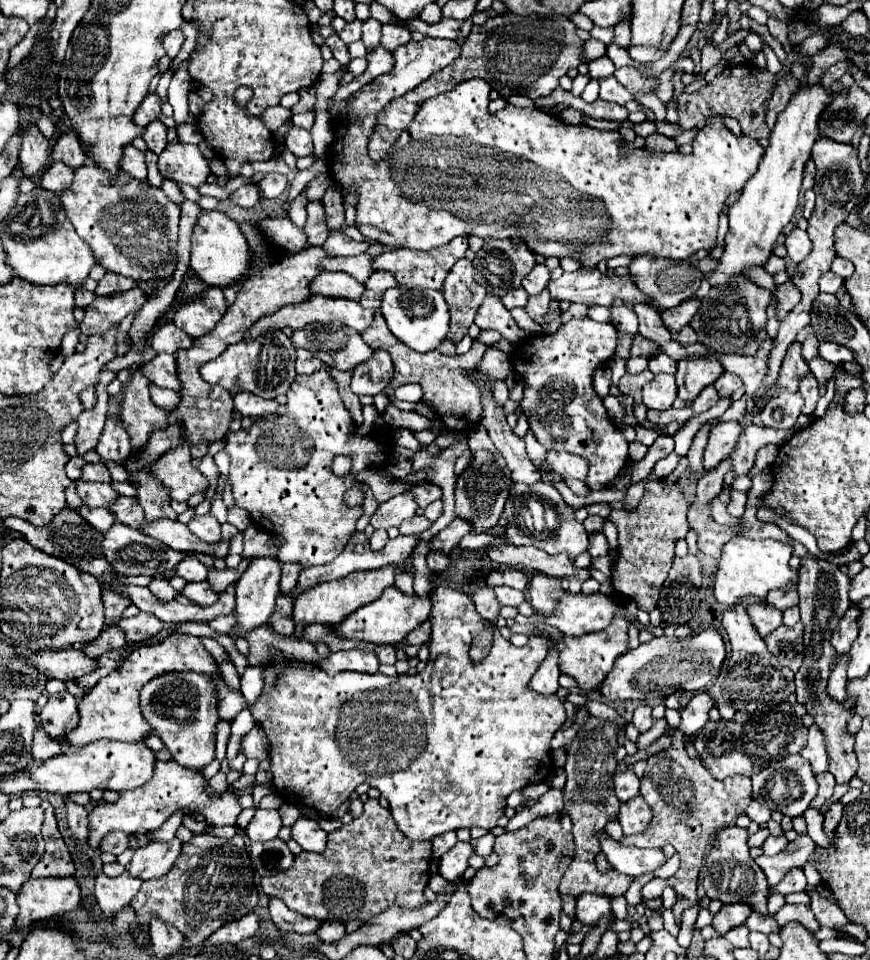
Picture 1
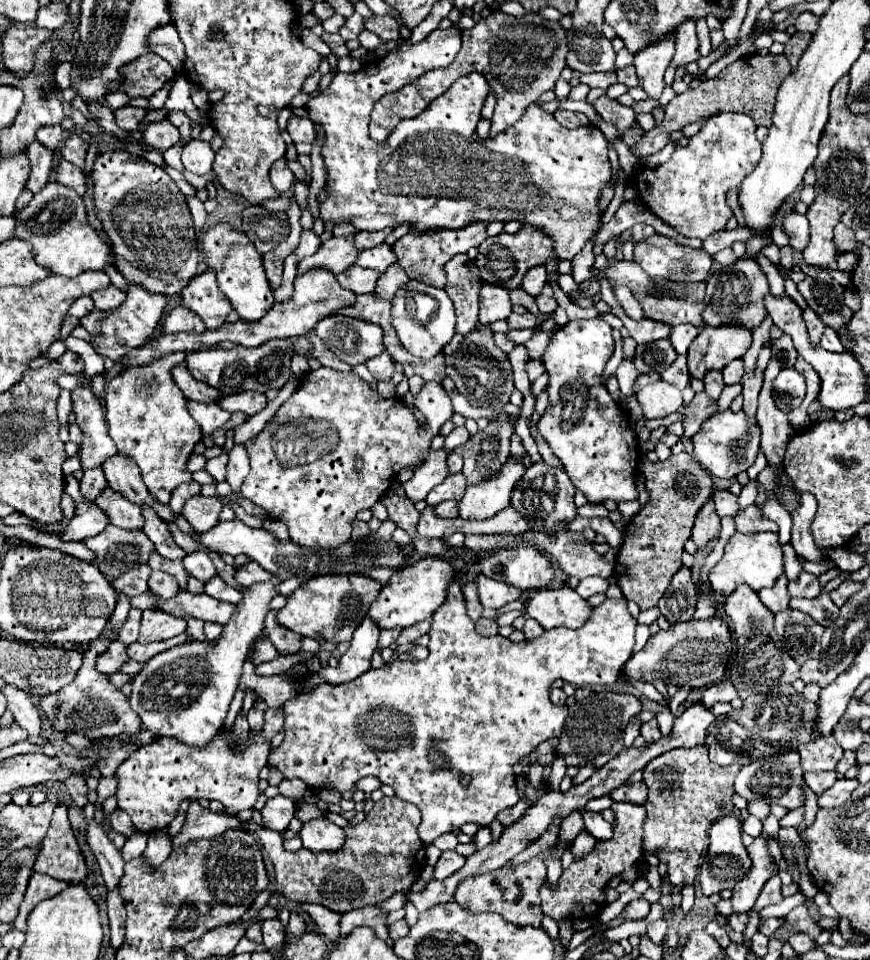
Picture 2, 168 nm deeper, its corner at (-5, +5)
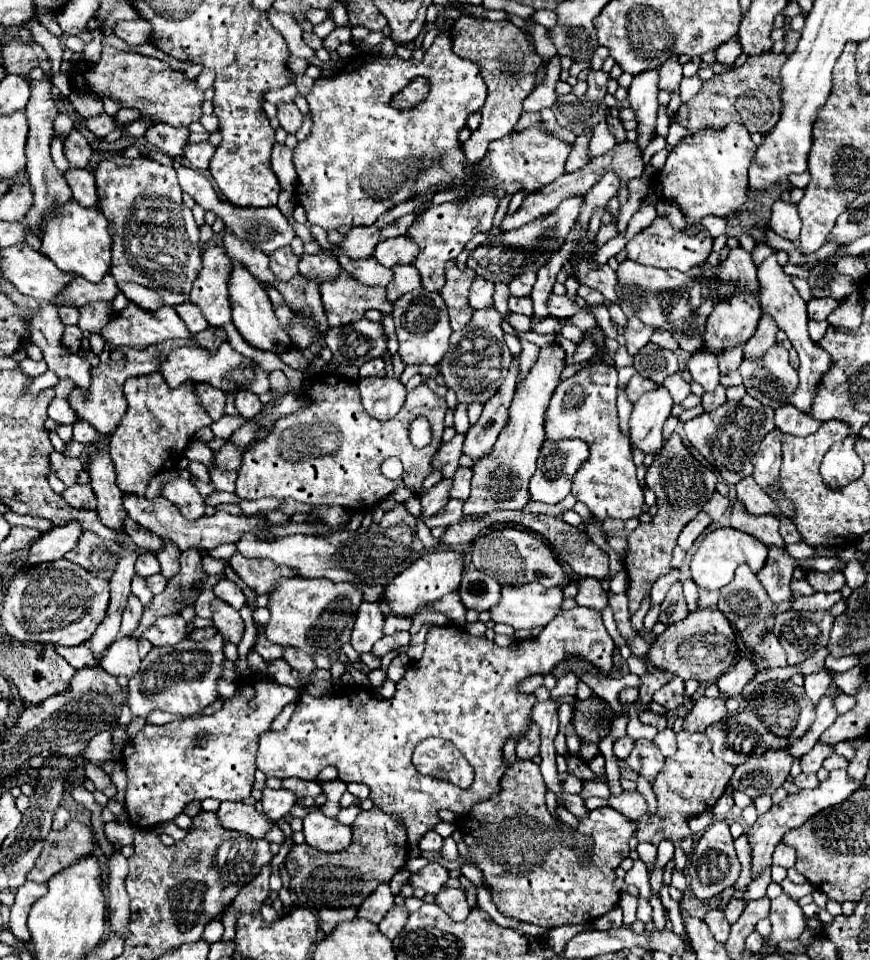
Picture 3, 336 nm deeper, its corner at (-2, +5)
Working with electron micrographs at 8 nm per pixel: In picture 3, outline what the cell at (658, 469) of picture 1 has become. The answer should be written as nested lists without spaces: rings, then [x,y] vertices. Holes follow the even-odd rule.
[[[624,392],[618,394],[618,414],[620,414],[620,430],[630,436],[630,430],[628,430],[628,420],[630,420],[630,414],[632,414],[632,402],[626,398]]]

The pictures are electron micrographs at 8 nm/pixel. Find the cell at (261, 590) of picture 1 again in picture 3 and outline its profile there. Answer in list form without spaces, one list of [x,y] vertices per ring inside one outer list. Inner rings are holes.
[[[216,634],[208,640],[194,642],[190,638],[174,644],[152,648],[140,670],[130,678],[126,690],[126,704],[134,716],[148,716],[154,710],[178,714],[180,718],[202,716],[202,710],[218,700],[218,680],[224,670],[226,638]]]

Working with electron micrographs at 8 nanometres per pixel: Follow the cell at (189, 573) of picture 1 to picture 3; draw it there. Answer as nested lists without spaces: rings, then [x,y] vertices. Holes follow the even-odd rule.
[[[208,554],[202,558],[202,568],[204,568],[206,576],[212,576],[212,574],[222,574],[224,566],[226,566],[226,560],[212,558],[212,556],[208,556]]]

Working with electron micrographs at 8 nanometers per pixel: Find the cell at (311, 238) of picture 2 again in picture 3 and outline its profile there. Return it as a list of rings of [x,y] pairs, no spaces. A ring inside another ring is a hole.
[[[284,246],[270,254],[270,268],[280,280],[290,280],[298,274],[298,264],[302,256],[296,256],[290,246]]]

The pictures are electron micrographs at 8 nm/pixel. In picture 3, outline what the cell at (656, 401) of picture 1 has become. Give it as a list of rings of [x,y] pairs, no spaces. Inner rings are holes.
[[[666,388],[646,392],[634,404],[630,416],[630,442],[650,454],[662,448],[662,426],[670,416],[674,400]]]

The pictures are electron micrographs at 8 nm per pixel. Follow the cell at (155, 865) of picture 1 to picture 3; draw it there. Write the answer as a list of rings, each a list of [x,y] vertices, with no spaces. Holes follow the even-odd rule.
[[[222,802],[216,814],[222,828],[244,832],[252,838],[264,838],[264,834],[270,830],[270,824],[272,824],[266,816],[256,812],[256,808],[250,804]]]

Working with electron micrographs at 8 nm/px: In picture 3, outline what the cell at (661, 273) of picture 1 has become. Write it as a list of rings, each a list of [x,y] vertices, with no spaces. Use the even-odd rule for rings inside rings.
[[[656,218],[652,226],[644,228],[640,234],[636,234],[626,244],[628,258],[642,264],[642,266],[654,266],[654,268],[674,268],[680,272],[688,272],[694,266],[702,266],[710,252],[712,252],[712,236],[706,230],[700,230],[696,236],[690,236],[686,230],[674,230],[666,218]]]

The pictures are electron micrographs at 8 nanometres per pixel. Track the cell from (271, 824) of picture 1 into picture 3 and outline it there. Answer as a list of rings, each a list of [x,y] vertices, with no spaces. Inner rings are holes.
[[[264,788],[264,796],[262,796],[262,808],[264,808],[264,814],[270,818],[270,820],[280,820],[284,818],[292,806],[296,804],[296,794],[290,792],[290,790],[270,790],[270,788]]]

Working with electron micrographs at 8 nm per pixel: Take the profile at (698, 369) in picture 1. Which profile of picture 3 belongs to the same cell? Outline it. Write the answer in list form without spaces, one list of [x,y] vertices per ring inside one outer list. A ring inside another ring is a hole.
[[[728,296],[716,304],[706,320],[702,350],[720,354],[728,348],[746,344],[756,332],[760,316],[762,312],[756,296]]]

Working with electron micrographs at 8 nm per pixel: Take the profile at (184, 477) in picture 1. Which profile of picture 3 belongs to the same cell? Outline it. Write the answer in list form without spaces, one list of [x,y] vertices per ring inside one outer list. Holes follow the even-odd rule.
[[[160,372],[128,378],[124,384],[124,398],[128,410],[116,432],[110,434],[110,454],[118,472],[118,486],[122,492],[144,496],[152,476],[172,470],[182,458],[184,448],[194,440],[196,432],[212,424],[212,418],[200,408],[192,386],[170,388]]]

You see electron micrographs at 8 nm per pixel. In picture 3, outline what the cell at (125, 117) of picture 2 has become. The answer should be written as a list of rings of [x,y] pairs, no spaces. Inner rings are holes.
[[[100,114],[100,116],[96,116],[96,118],[86,120],[86,128],[88,128],[94,136],[104,138],[106,134],[110,134],[110,132],[116,128],[116,120],[114,120],[114,116]]]

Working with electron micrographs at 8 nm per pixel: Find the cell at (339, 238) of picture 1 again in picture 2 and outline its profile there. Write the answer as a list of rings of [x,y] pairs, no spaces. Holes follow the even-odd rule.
[[[385,228],[385,230],[379,230],[379,232],[357,232],[355,234],[355,246],[365,250],[365,248],[373,248],[373,246],[379,246],[385,242],[385,238],[393,232],[393,228]]]

